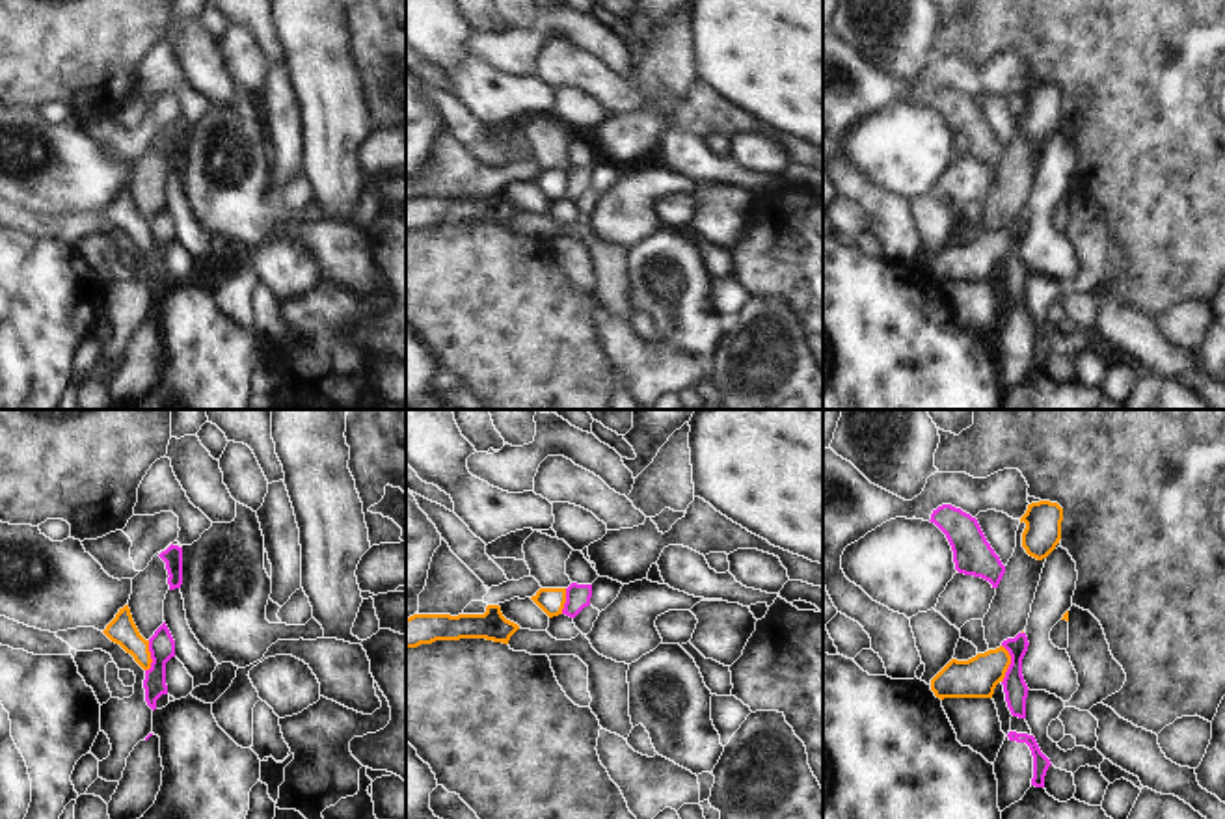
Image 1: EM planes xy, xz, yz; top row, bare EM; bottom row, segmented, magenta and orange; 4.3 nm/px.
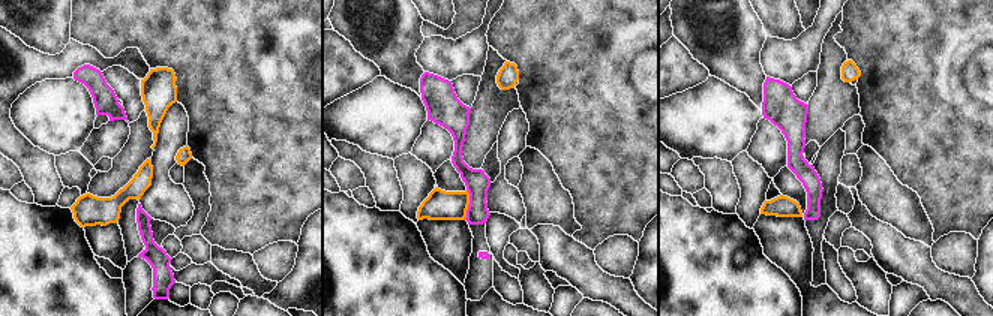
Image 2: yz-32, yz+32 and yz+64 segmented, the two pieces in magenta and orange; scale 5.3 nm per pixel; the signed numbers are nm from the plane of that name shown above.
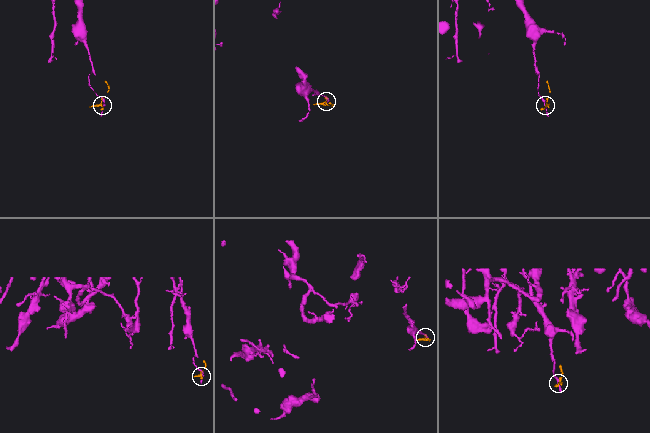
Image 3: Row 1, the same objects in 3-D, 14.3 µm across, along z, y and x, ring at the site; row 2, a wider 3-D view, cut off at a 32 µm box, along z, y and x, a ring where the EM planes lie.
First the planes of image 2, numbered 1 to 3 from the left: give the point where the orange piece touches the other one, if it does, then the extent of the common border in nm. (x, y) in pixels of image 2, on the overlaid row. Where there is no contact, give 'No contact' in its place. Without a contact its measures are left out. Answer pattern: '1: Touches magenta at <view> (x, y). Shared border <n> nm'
1: No contact
2: Touches magenta at yz+32 (470, 204). Shared border 170 nm
3: No contact

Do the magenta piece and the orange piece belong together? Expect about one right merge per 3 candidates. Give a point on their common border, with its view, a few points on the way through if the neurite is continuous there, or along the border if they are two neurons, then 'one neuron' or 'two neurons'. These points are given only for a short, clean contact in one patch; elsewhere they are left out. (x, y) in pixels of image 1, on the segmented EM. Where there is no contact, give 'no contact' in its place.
contact yz (1011, 663); border yz (1002, 644), (1009, 656), (1009, 667), (1002, 682); two neurons

